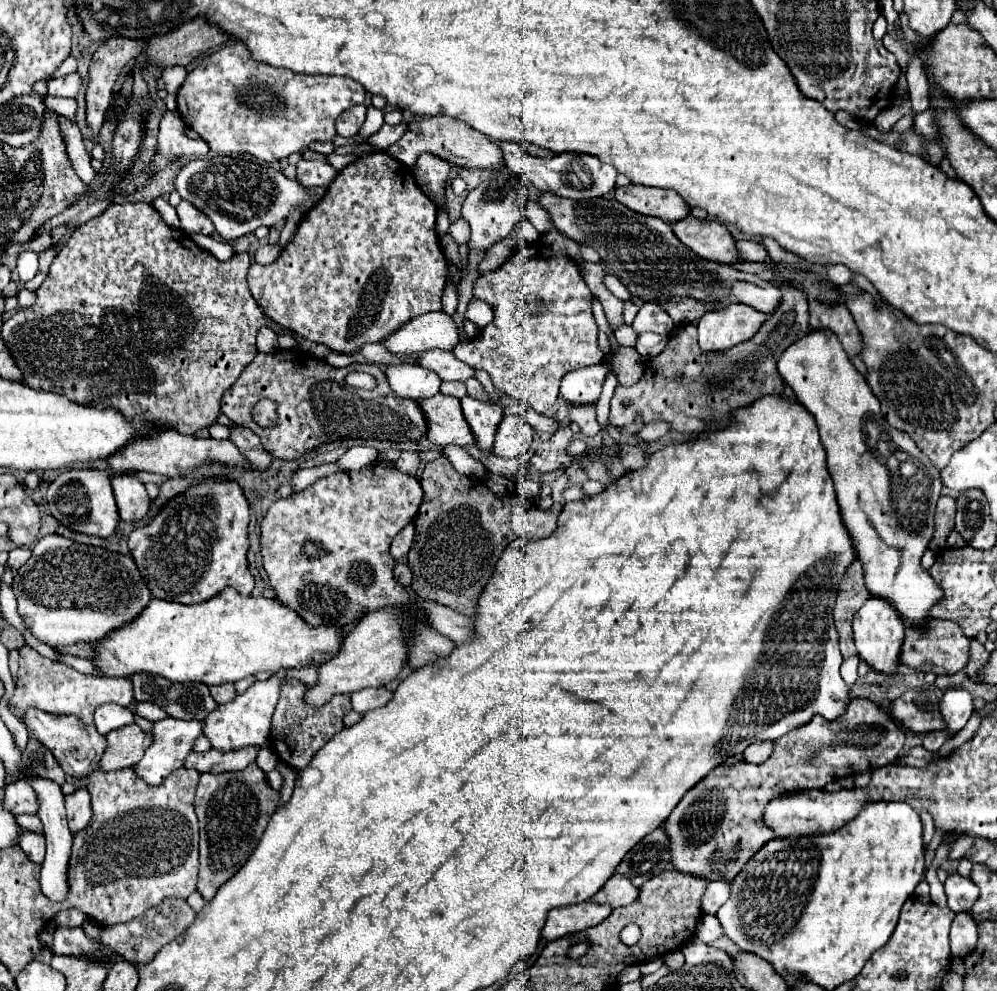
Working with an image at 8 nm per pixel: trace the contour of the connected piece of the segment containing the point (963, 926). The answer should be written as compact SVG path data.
M968 912L956 914L950 930L950 948L954 958L964 958L966 952L972 952L978 940L978 924Z

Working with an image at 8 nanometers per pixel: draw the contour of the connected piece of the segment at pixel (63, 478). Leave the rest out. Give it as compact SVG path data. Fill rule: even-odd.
M70 470L62 472L50 486L48 486L48 506L50 514L74 532L82 532L88 536L110 538L120 522L118 508L114 502L110 478L106 472L100 470Z

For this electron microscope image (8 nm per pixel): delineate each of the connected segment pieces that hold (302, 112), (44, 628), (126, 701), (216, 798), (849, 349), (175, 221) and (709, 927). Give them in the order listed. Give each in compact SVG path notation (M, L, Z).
M230 42L212 56L204 58L178 90L178 112L188 128L200 134L218 154L242 154L248 152L264 162L276 162L300 152L310 142L332 142L336 136L336 118L356 106L364 104L366 90L352 78L340 76L308 76L294 74L286 68L274 68L270 64L256 62L250 50L242 42Z
M58 534L44 536L36 542L30 560L16 570L12 588L26 626L48 646L98 642L110 632L134 622L152 600L152 592L142 582L130 556L78 544Z
M20 648L20 670L18 682L14 688L14 696L10 696L8 706L12 714L22 720L26 708L38 708L48 714L78 714L82 722L90 724L94 710L104 702L116 702L120 706L130 706L134 702L132 684L128 678L100 678L86 676L76 672L74 668L58 668L56 662L40 656L36 650Z
M256 762L240 772L200 774L194 806L200 820L198 892L204 900L212 900L218 888L246 864L276 810L278 796L280 794L270 788L266 774Z
M816 300L810 302L810 328L834 332L850 358L862 352L862 336L846 306L838 308L838 306L824 306Z
M161 196L156 198L153 202L154 207L158 210L162 219L174 229L180 229L180 220L178 218L176 209L166 202Z
M704 914L702 920L698 922L698 932L696 932L696 936L698 936L702 942L706 942L706 944L718 940L718 938L722 936L722 926L720 926L718 918L716 918L716 916L710 916L710 914Z

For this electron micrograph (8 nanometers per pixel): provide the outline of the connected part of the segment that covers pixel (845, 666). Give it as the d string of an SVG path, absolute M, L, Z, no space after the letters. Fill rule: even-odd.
M850 656L850 658L844 658L844 662L842 662L842 678L844 678L844 682L848 684L848 686L854 686L854 682L856 682L856 668L858 668L858 664L860 664L860 658L858 656Z

